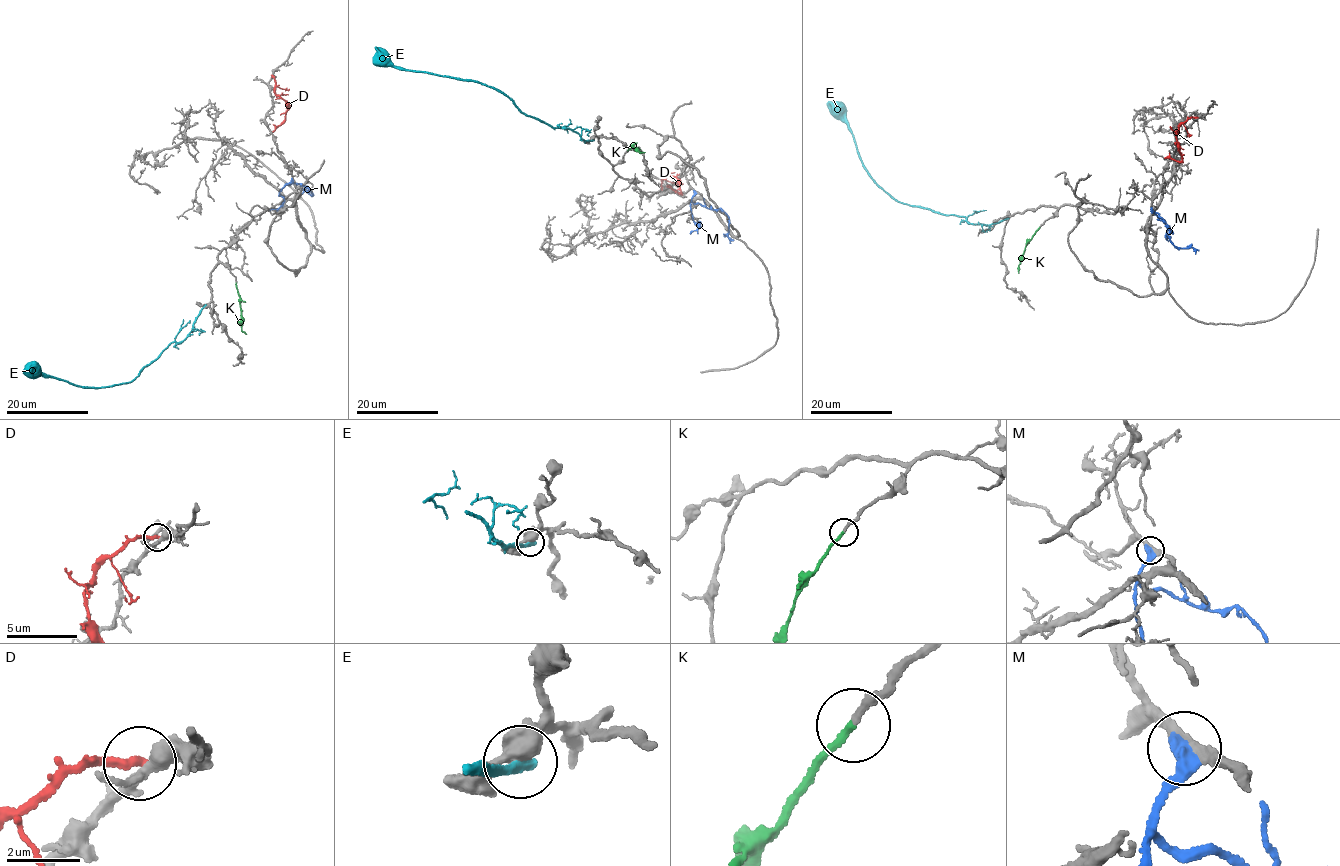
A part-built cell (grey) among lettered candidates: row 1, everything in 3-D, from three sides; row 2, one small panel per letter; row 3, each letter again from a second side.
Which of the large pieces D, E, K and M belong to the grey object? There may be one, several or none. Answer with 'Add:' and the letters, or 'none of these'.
Add: K

